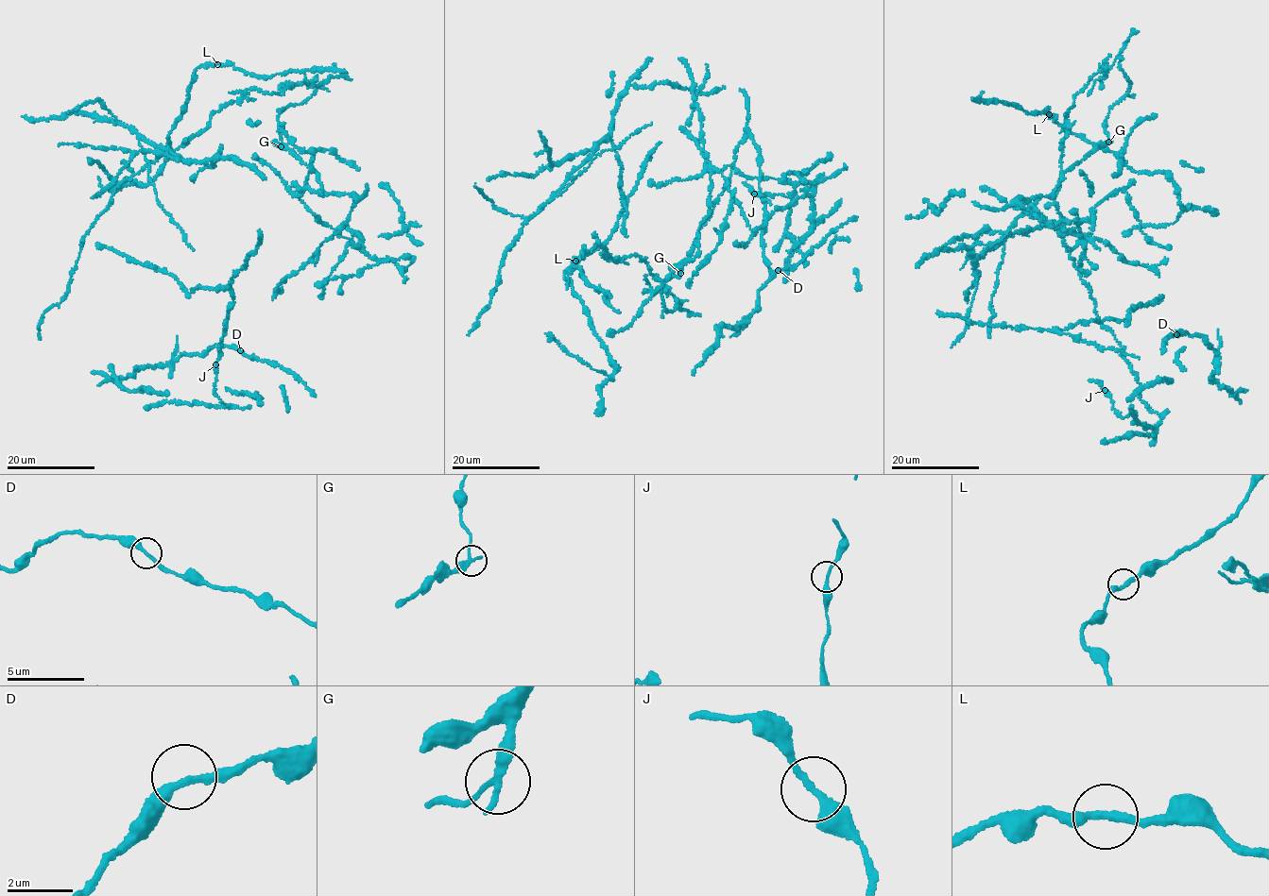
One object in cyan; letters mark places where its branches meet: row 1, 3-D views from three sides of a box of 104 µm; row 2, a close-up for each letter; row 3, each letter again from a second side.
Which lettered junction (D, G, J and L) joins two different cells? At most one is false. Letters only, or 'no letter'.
G

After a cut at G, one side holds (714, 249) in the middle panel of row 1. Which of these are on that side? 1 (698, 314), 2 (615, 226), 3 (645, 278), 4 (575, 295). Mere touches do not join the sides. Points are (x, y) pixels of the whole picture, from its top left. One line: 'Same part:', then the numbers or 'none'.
Same part: 2, 4

